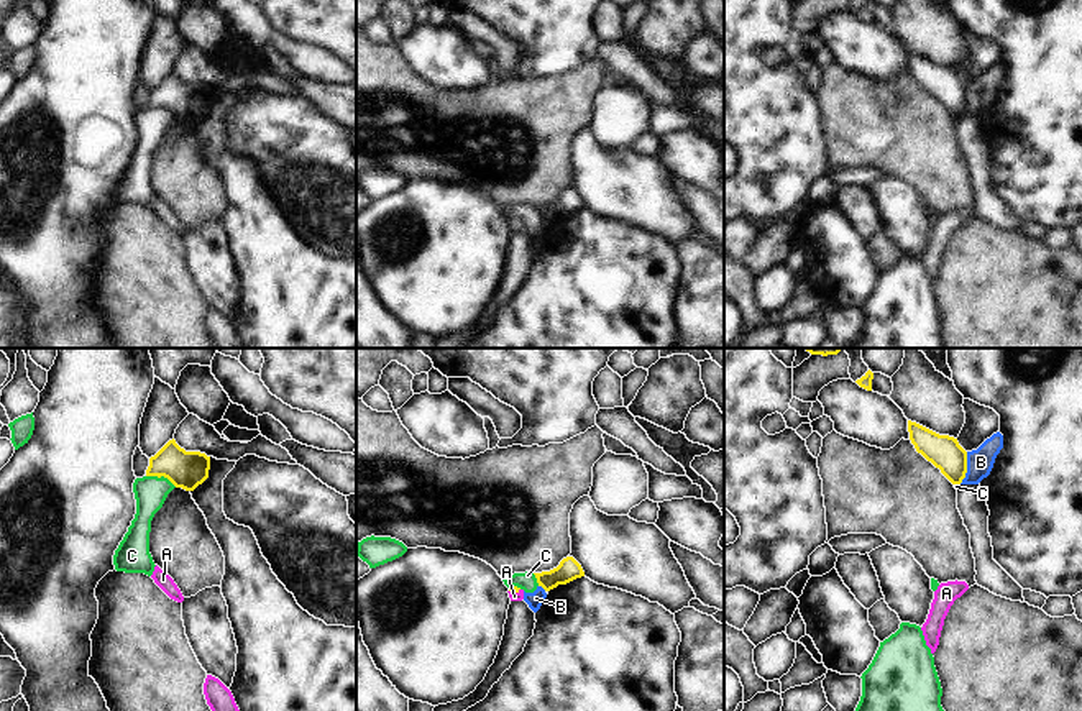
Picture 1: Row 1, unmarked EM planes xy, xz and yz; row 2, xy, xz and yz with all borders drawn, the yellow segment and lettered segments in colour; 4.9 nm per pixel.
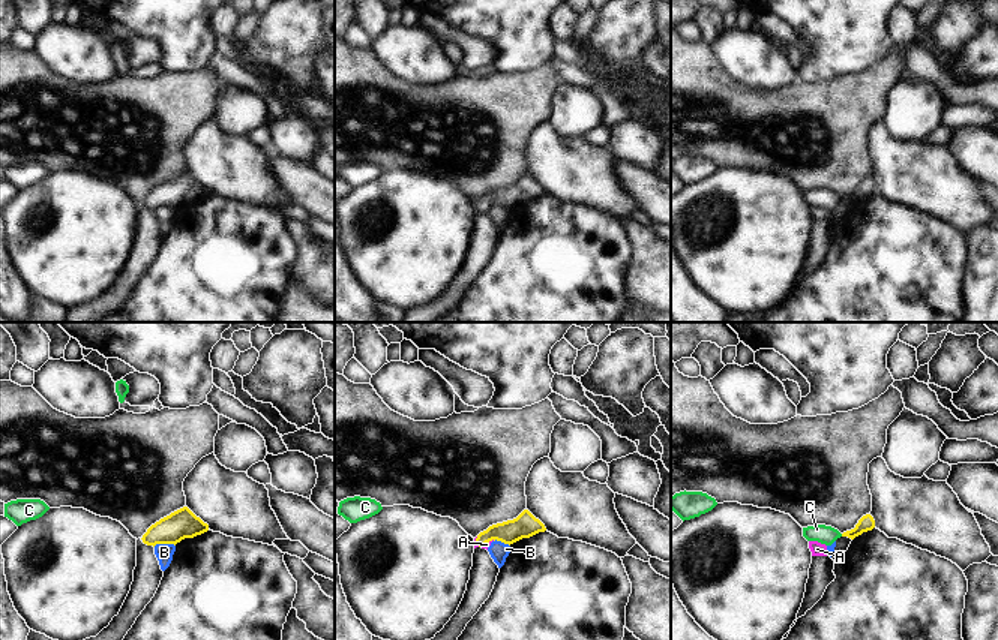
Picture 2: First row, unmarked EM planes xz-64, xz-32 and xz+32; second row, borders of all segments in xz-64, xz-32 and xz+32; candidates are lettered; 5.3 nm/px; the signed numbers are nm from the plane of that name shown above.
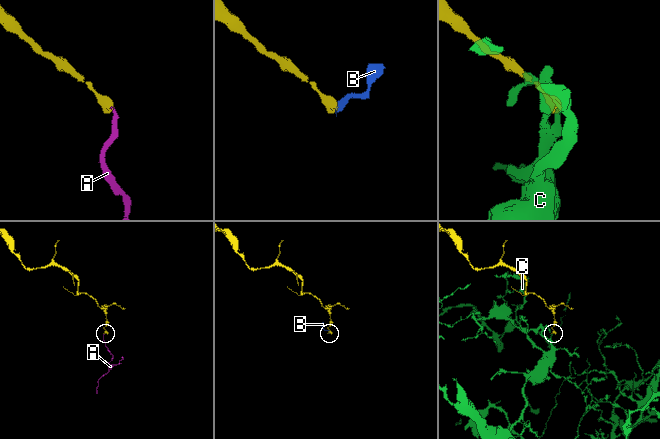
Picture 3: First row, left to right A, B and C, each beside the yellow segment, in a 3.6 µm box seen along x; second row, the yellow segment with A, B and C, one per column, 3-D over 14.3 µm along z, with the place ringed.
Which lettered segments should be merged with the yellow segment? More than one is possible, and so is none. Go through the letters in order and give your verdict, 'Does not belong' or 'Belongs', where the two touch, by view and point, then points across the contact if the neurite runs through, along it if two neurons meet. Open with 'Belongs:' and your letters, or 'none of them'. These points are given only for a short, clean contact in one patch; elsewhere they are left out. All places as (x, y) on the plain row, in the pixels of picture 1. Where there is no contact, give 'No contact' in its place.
Belongs: A
A: Belongs. Touches yellow at xz (514, 224). Path across: xz (513, 220), (514, 224), (514, 229)
B: Does not belong. Touches yellow at yz (966, 100). Boundary: yz (967, 84), (967, 104), (959, 115)
C: Does not belong. Touches yellow at xy (161, 107). Boundary: xy (146, 107), (166, 109), (176, 119).

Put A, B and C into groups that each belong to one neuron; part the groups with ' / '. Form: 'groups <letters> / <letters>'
groups A / B C

